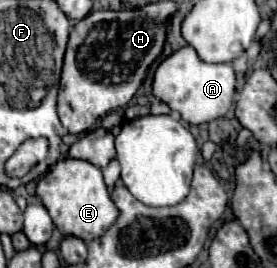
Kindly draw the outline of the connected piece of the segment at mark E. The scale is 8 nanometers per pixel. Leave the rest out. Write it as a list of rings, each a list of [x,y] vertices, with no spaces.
[[[65,157],[55,163],[53,169],[37,183],[37,197],[49,211],[55,227],[63,235],[75,235],[85,243],[91,243],[95,237],[101,237],[119,217],[119,209],[109,197],[101,169],[89,161]]]

